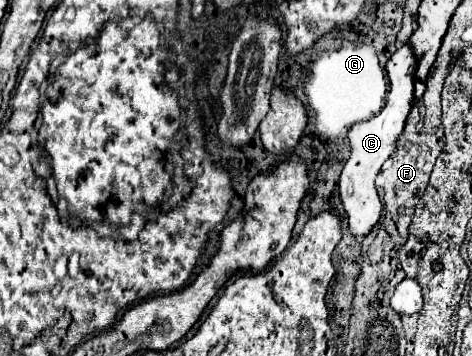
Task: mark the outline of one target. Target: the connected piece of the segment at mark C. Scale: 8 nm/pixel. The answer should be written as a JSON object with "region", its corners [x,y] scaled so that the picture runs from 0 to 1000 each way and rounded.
{"region":[[[856,124],[847,140],[835,146],[835,157],[822,169],[818,180],[818,202],[826,219],[826,247],[818,264],[818,292],[805,309],[805,320],[797,320],[797,331],[784,331],[775,343],[758,343],[754,354],[746,354],[746,365],[737,371],[737,393],[742,393],[742,438],[725,472],[720,489],[720,562],[725,579],[737,601],[737,629],[742,629],[742,652],[750,657],[750,669],[763,680],[792,629],[801,629],[805,607],[809,607],[809,567],[801,556],[797,539],[797,517],[792,500],[805,483],[809,461],[831,438],[831,427],[839,421],[839,393],[852,376],[860,326],[877,292],[873,275],[873,253],[877,253],[877,202],[881,202],[881,157],[869,135],[869,124]]]}

